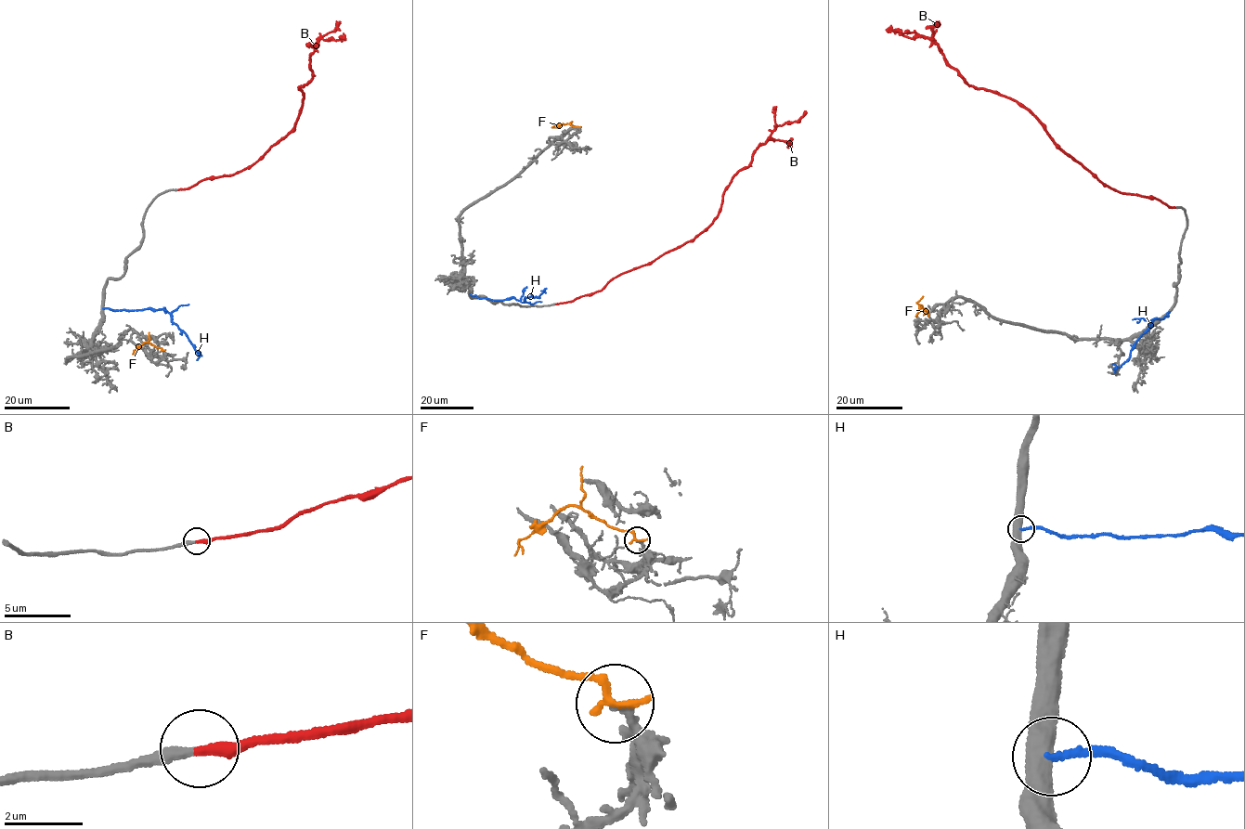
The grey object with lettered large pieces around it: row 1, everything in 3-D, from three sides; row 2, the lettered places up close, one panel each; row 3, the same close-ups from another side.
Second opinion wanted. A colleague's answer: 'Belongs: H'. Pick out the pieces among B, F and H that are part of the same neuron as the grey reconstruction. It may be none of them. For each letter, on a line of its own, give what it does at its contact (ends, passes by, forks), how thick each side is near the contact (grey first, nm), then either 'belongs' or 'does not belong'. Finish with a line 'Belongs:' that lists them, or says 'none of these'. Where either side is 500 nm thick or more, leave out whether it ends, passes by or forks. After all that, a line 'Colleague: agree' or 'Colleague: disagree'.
B: it ends; calibres 280 and 340 nm; belongs
F: it ends; calibres 190 and 260 nm; does not belong
H: it ends; calibres 480 and 170 nm; does not belong
Belongs: B
Colleague: disagree

